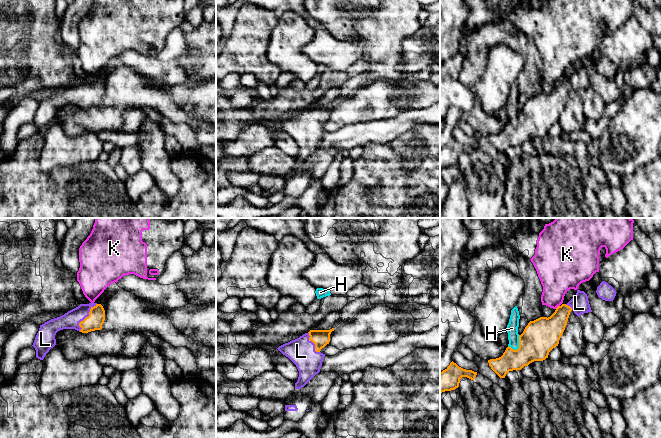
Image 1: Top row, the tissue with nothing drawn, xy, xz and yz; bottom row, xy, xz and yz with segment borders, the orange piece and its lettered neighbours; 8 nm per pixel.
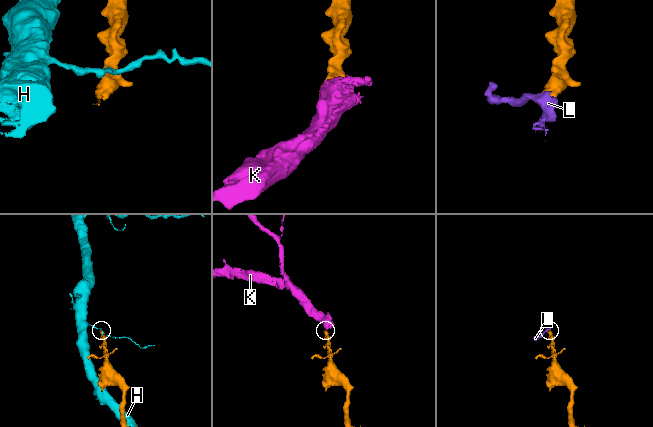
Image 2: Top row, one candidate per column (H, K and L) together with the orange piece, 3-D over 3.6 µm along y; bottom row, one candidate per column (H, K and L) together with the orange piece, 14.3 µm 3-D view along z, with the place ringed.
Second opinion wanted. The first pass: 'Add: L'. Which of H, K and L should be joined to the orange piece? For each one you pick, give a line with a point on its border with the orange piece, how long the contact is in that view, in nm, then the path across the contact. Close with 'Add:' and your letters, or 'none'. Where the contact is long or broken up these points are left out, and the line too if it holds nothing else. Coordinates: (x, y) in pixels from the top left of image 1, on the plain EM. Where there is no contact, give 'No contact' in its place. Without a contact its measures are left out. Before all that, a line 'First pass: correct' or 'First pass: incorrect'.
First pass: correct
L: Touches orange at xy (86, 93). Shared border 280 nm. Path across: xy (95, 96), (91, 93), (86, 93), (70, 96)
Add: L

